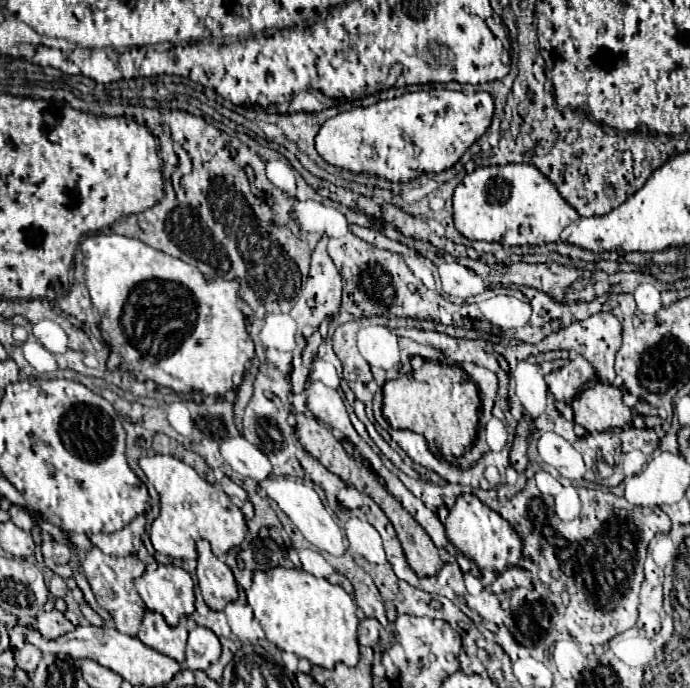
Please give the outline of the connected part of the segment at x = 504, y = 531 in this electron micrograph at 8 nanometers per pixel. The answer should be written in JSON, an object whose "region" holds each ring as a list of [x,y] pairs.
{"region":[[[462,494],[458,496],[454,508],[450,508],[450,514],[444,522],[448,540],[462,550],[480,570],[494,570],[502,572],[508,566],[516,566],[522,556],[522,542],[514,528],[494,510],[490,510],[486,504],[482,504],[474,494]]]}

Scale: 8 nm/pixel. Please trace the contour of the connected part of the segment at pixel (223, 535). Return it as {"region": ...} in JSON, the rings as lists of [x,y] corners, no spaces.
{"region":[[[162,454],[140,458],[140,468],[160,496],[160,514],[150,528],[150,540],[156,552],[170,558],[190,560],[196,558],[196,540],[204,538],[210,540],[212,552],[222,558],[232,546],[238,546],[244,540],[248,528],[240,508],[234,506],[220,488],[202,480],[194,468],[174,456]]]}

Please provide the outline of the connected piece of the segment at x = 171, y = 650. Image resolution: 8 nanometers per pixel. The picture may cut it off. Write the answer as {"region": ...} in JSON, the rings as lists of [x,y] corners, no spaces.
{"region":[[[150,610],[144,612],[144,618],[138,630],[138,640],[144,642],[146,646],[184,664],[186,638],[188,638],[188,618],[182,616],[176,626],[168,626],[162,614],[150,612]]]}

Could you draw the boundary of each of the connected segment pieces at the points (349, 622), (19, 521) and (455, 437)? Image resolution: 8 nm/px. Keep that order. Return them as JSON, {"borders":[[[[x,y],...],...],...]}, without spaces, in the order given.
{"borders":[[[[300,568],[256,570],[252,586],[246,592],[254,616],[260,620],[266,638],[280,650],[306,658],[316,666],[332,670],[336,662],[346,666],[358,664],[358,618],[356,602],[336,584],[316,578]]],[[[10,506],[10,518],[12,518],[12,522],[16,524],[16,526],[20,526],[22,530],[32,530],[32,526],[34,526],[34,520],[32,520],[32,516],[28,514],[28,510],[26,508],[22,508],[22,506]]],[[[436,360],[424,362],[418,374],[400,376],[382,386],[382,416],[394,430],[412,430],[422,434],[432,454],[442,458],[460,458],[474,442],[478,430],[478,388],[460,366]]]]}

